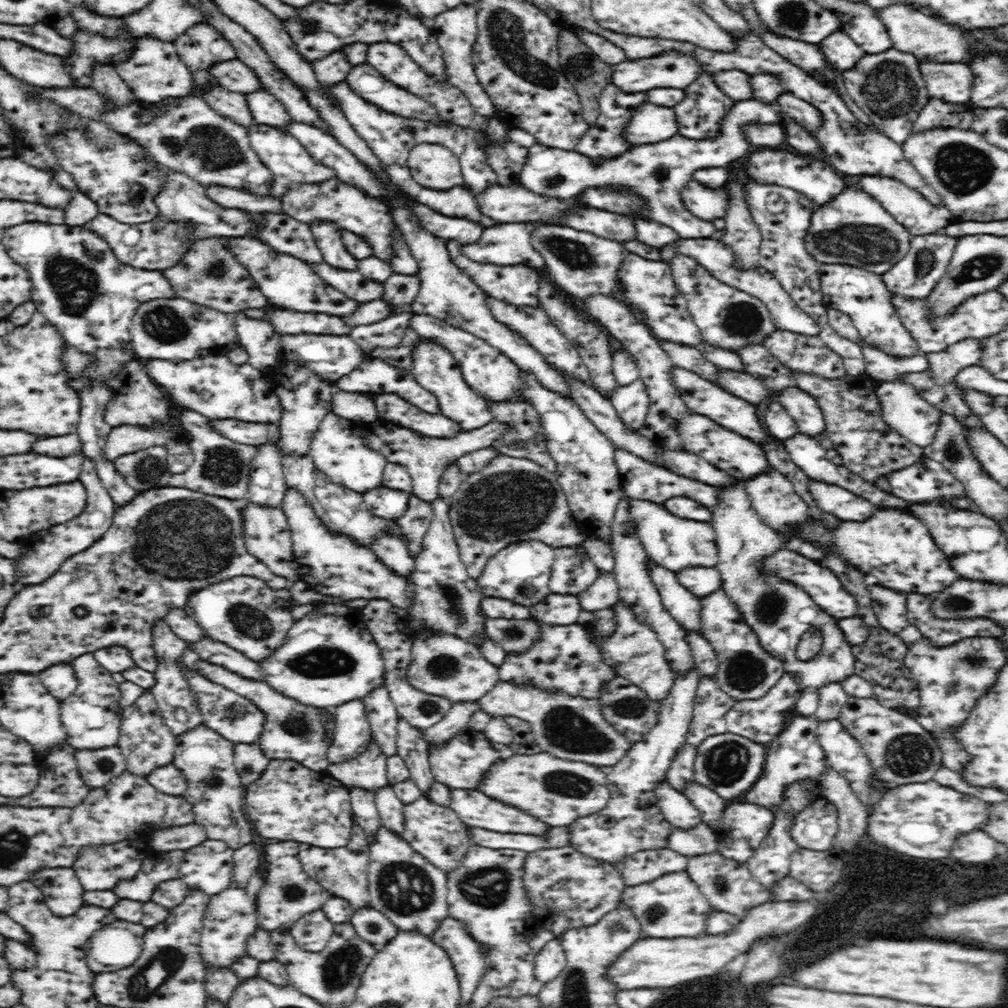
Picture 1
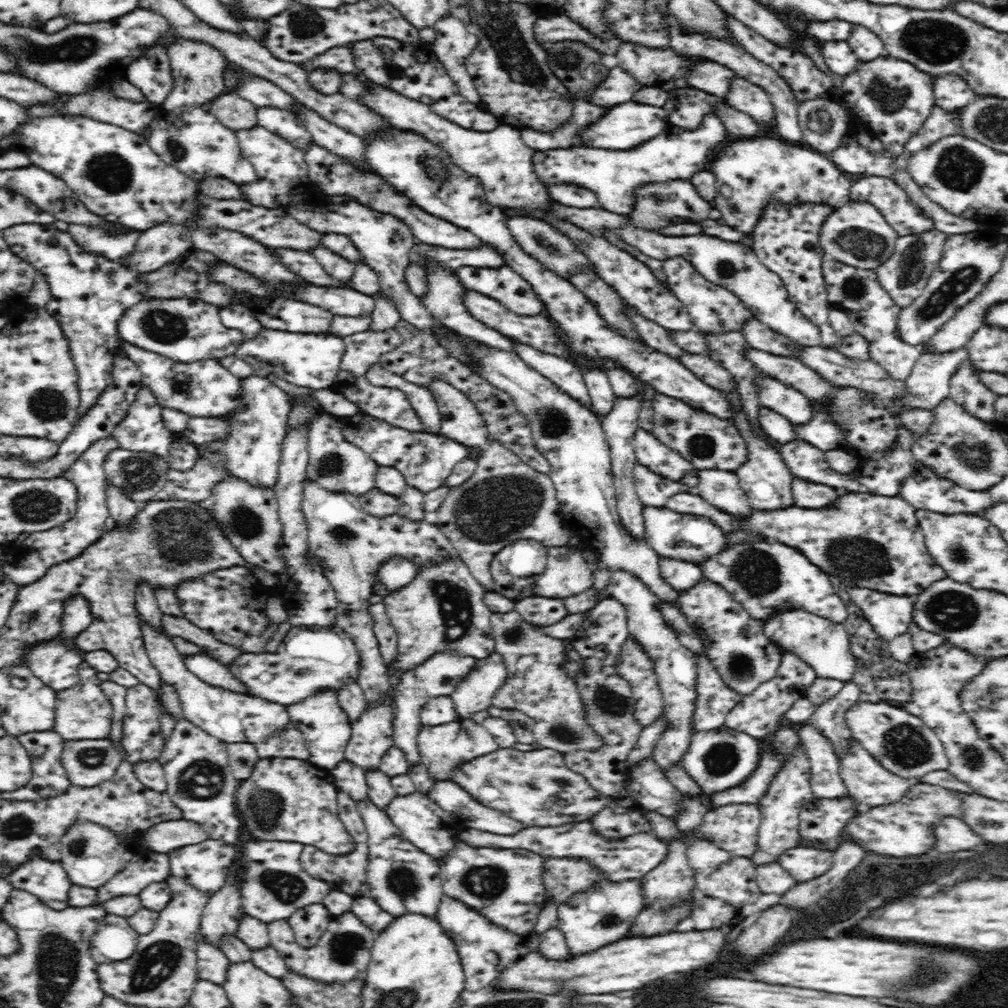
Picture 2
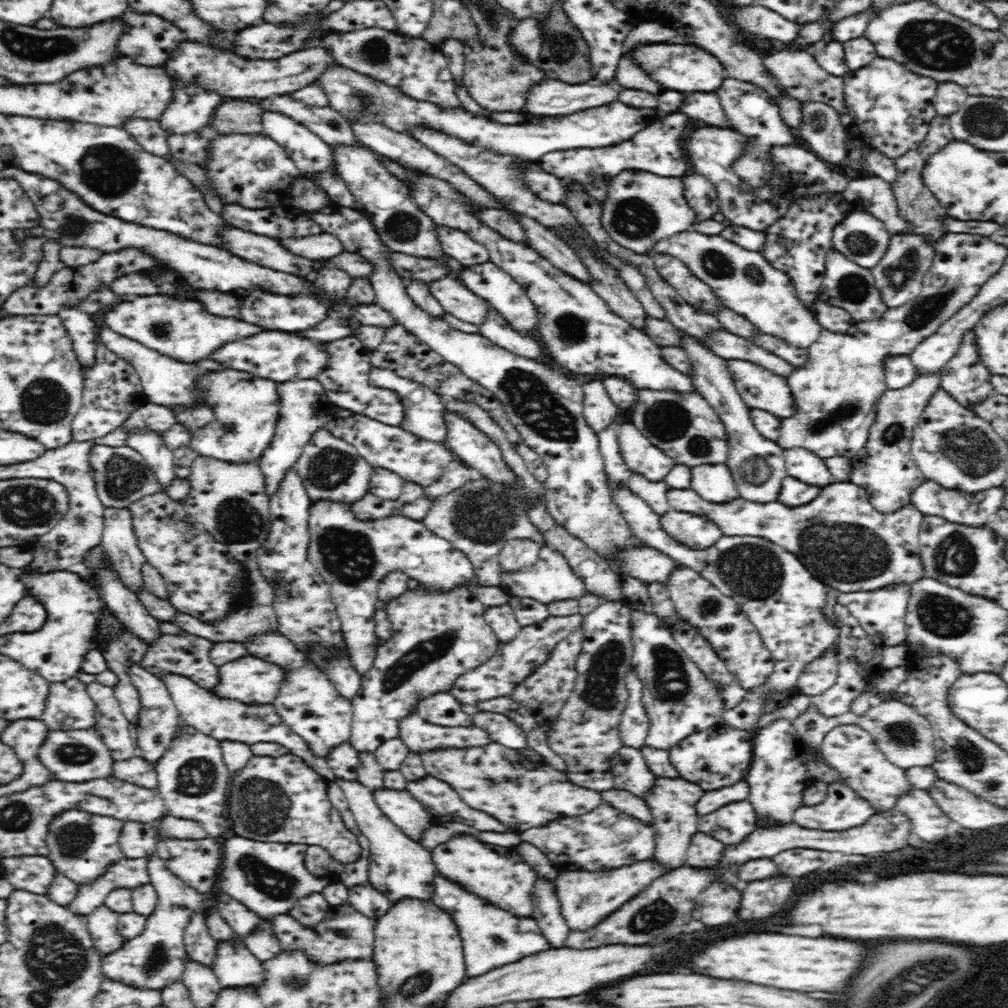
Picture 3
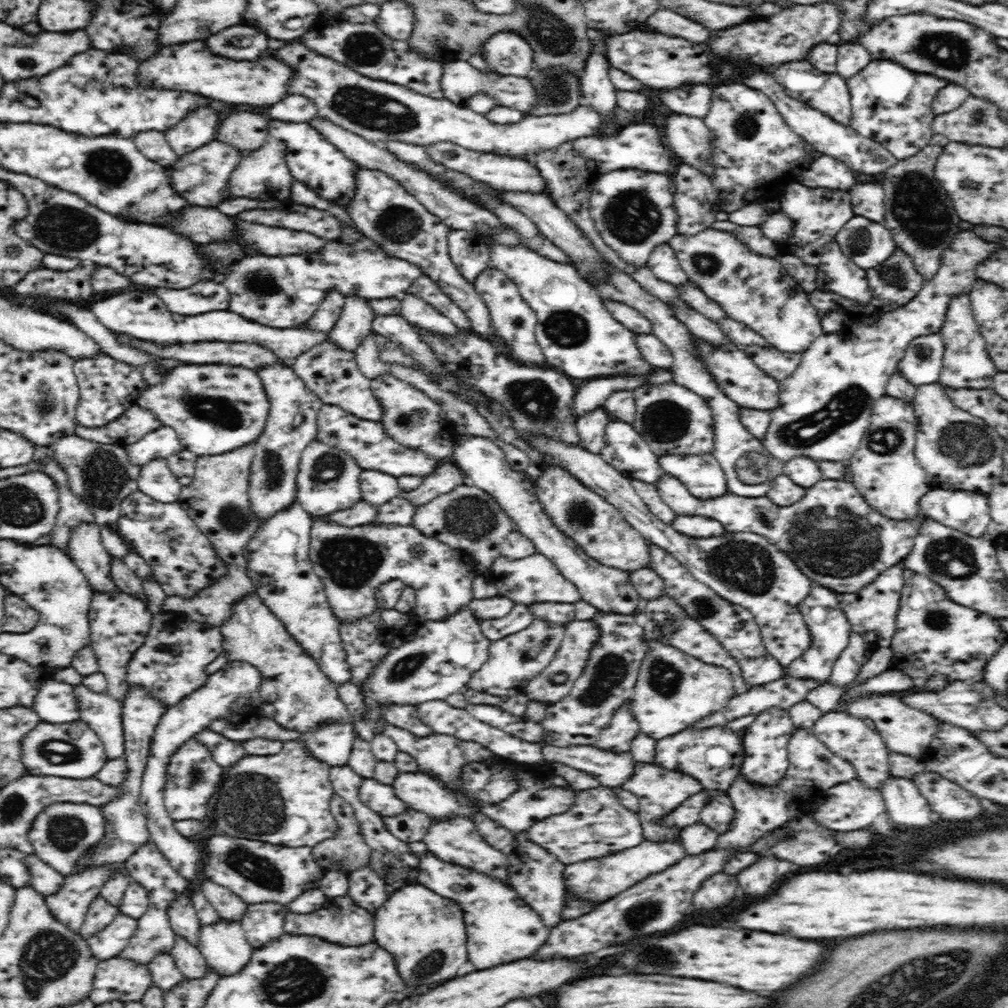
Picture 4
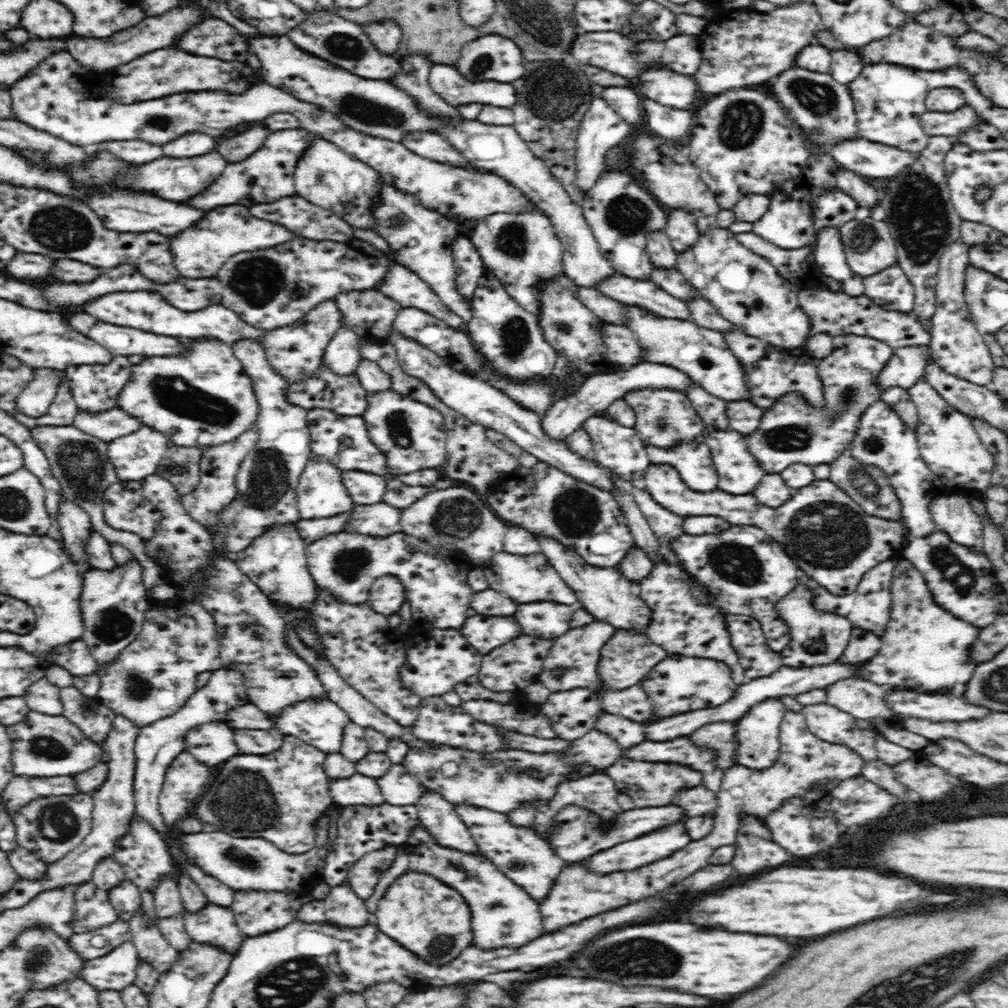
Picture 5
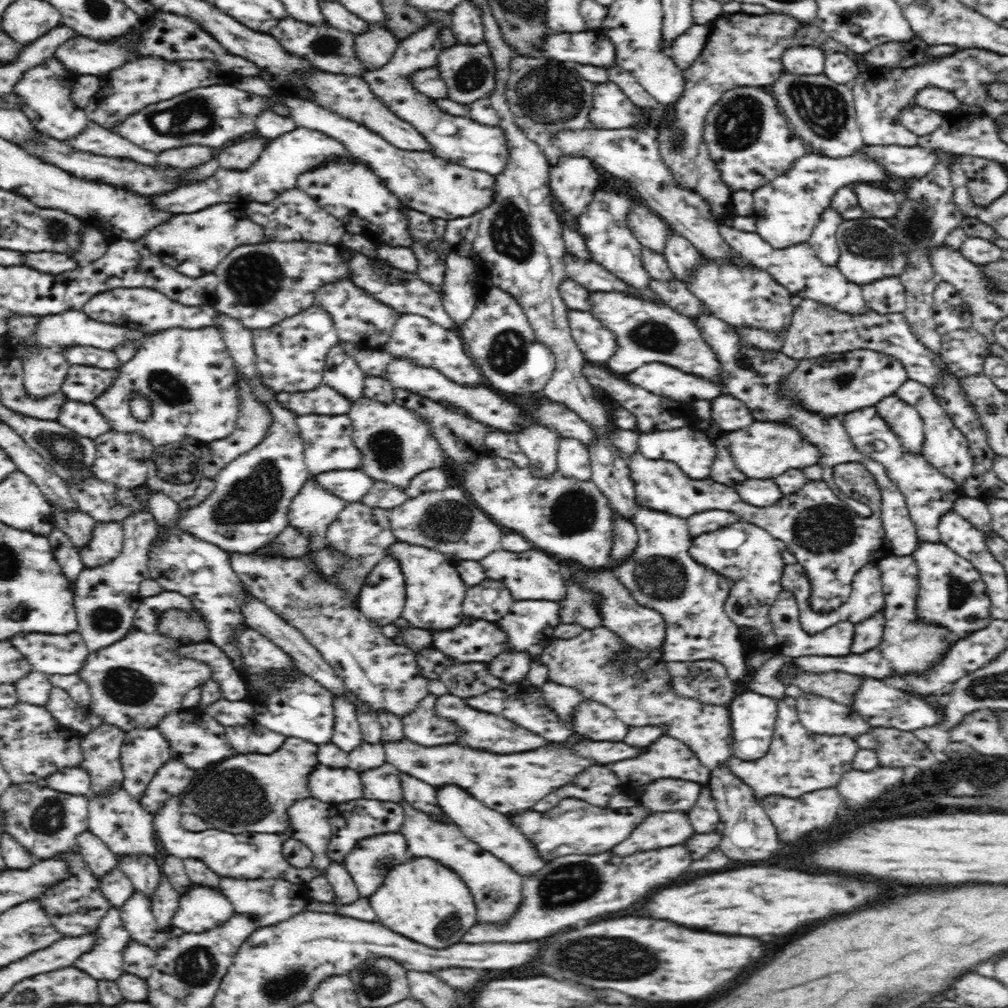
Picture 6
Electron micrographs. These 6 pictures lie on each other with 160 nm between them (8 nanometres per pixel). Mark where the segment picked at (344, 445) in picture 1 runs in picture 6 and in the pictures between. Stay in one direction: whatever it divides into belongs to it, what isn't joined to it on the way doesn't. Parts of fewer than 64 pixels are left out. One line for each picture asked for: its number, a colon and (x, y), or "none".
2: (337, 465)
3: (331, 469)
4: (327, 480)
5: (320, 493)
6: (313, 509)

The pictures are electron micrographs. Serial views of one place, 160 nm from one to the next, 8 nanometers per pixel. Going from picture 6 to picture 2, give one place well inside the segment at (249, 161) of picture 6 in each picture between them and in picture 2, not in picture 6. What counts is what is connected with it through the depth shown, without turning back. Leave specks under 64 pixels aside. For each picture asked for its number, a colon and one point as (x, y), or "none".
2: (235, 112)
3: (235, 117)
4: (246, 131)
5: (236, 148)

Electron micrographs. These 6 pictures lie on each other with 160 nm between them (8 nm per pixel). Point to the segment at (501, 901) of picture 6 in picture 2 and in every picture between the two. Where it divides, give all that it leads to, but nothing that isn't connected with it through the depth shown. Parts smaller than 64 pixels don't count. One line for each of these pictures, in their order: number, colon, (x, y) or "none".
2: (485, 948)
3: (491, 936)
4: (501, 927)
5: (502, 914)

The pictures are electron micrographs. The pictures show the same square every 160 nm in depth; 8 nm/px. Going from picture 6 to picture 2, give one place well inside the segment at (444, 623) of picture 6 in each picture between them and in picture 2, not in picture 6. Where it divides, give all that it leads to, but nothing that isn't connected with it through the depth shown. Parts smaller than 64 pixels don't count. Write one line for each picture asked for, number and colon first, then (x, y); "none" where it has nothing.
2: (349, 544)
3: (352, 556)
4: (353, 562)
5: (345, 564)

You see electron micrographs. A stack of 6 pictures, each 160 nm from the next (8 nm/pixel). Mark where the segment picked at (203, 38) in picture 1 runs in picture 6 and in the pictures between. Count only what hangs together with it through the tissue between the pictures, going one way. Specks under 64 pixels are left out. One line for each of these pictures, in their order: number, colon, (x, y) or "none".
2: (197, 68)
3: (192, 108)
4: (198, 128)
5: (196, 143)
6: (188, 156)

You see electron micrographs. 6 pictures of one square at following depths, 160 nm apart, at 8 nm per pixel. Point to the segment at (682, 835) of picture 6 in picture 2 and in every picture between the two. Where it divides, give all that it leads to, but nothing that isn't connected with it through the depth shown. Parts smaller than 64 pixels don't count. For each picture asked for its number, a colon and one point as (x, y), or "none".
2: (603, 914)
3: (586, 897)
4: (596, 880)
5: (656, 845)

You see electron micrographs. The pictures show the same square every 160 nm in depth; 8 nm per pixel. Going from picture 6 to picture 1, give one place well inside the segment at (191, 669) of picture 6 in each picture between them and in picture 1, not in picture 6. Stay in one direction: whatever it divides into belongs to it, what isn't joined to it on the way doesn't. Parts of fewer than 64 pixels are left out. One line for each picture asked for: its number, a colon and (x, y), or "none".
1: (293, 731)
2: (211, 671)
3: (185, 654)
4: (170, 664)
5: (153, 677)

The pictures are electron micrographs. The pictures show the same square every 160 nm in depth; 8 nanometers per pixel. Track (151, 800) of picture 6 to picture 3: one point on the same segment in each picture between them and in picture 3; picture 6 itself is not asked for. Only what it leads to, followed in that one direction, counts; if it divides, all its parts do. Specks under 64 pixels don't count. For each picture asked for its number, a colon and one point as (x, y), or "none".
3: (192, 778)
4: (192, 775)
5: (185, 779)

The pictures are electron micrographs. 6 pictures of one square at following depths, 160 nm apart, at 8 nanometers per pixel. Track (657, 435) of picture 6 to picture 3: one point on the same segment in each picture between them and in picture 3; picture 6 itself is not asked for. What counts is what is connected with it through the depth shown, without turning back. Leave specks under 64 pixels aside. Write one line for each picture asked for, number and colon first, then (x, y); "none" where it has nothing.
3: (715, 483)
4: (702, 475)
5: (694, 461)

